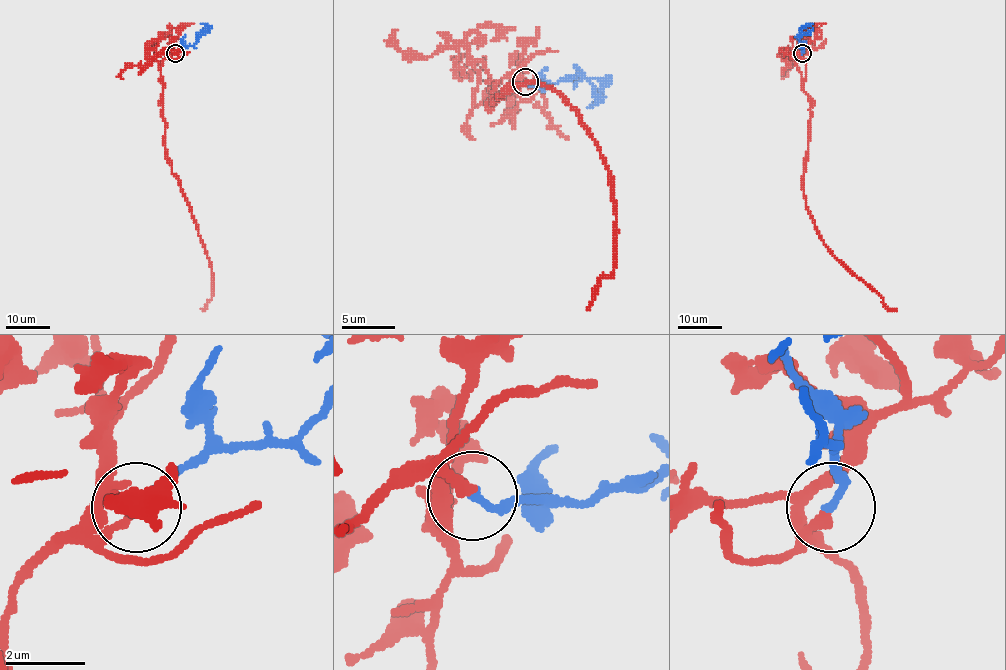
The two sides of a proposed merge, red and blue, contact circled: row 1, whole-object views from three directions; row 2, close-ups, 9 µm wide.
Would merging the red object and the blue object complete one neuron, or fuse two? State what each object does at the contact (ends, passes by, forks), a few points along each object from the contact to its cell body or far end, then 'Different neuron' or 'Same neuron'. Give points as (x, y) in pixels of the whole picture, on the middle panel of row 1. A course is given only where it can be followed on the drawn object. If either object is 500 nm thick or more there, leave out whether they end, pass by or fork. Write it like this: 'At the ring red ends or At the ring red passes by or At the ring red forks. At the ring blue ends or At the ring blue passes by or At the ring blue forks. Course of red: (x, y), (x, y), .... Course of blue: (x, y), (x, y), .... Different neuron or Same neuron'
At the ring red ends. At the ring blue ends. Course of red: (526, 81), (496, 81), (491, 102), (534, 83), (560, 94), (611, 187), (616, 267), (587, 310). Course of blue: (526, 81), (539, 83), (566, 81), (576, 75), (595, 78), (600, 94), (587, 107). Same neuron

